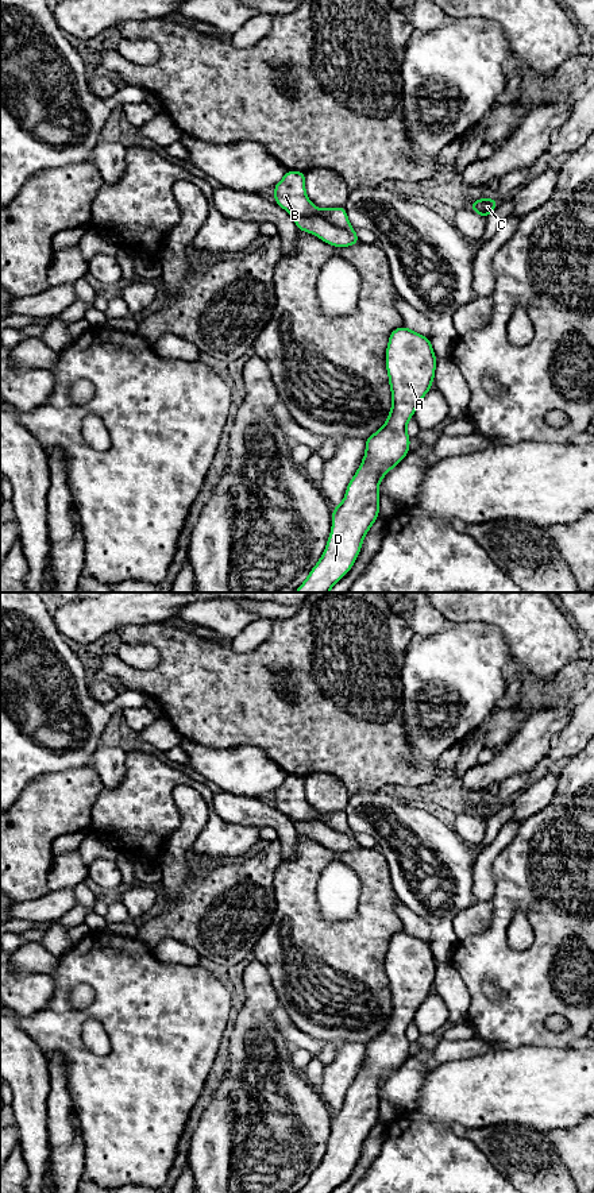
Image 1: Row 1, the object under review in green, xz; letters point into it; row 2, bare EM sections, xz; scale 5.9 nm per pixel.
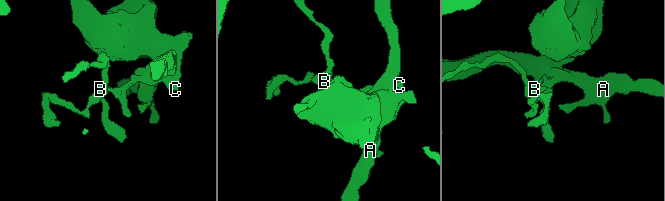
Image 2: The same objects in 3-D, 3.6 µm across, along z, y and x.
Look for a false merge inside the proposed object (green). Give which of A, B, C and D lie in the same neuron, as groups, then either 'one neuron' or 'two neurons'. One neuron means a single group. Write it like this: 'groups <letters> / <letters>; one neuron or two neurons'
groups A D / B C; two neurons

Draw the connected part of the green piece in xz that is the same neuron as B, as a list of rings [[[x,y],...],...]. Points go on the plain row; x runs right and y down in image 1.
[[[286,775],[285,781],[273,792],[275,808],[288,815],[292,821],[308,822],[323,821],[335,831],[352,834],[344,811],[320,814],[315,811],[305,798],[305,777]]]

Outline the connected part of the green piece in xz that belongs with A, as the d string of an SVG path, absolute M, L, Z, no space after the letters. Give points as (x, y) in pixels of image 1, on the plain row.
M398 931L389 941L385 965L393 1004L390 1019L385 1030L364 1045L364 1062L347 1090L343 1107L332 1113L332 1134L327 1153L298 1193L332 1193L351 1174L364 1140L379 1119L381 1084L410 1057L406 1028L413 1022L418 1007L432 992L437 964L431 943Z

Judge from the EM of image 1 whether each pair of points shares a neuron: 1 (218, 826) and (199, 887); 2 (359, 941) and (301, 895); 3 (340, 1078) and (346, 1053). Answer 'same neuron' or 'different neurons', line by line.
1: different neurons
2: same neuron
3: same neuron

